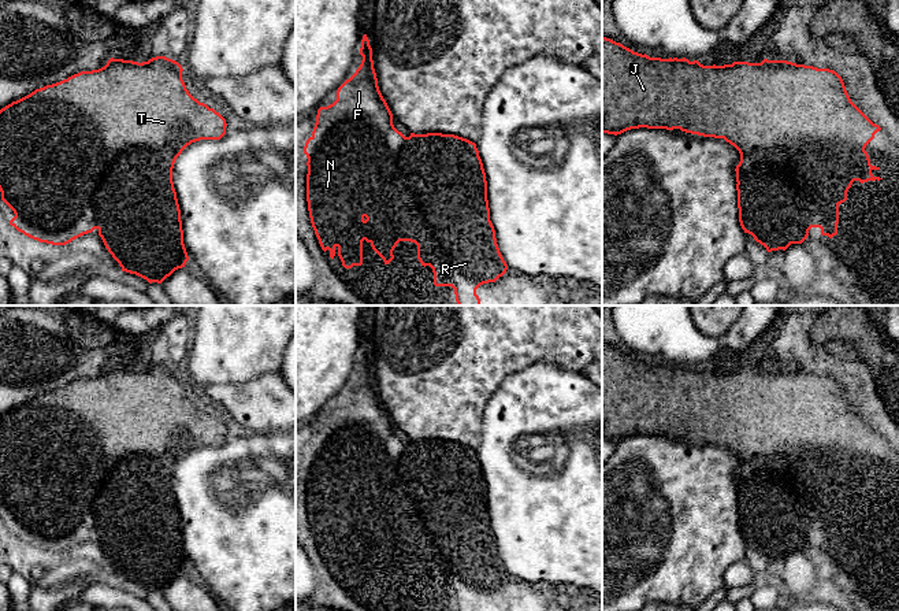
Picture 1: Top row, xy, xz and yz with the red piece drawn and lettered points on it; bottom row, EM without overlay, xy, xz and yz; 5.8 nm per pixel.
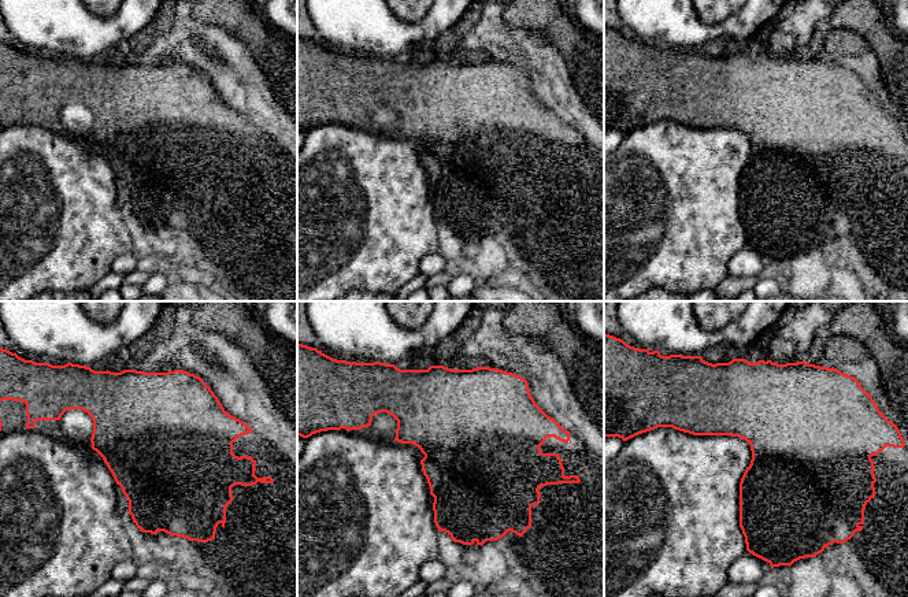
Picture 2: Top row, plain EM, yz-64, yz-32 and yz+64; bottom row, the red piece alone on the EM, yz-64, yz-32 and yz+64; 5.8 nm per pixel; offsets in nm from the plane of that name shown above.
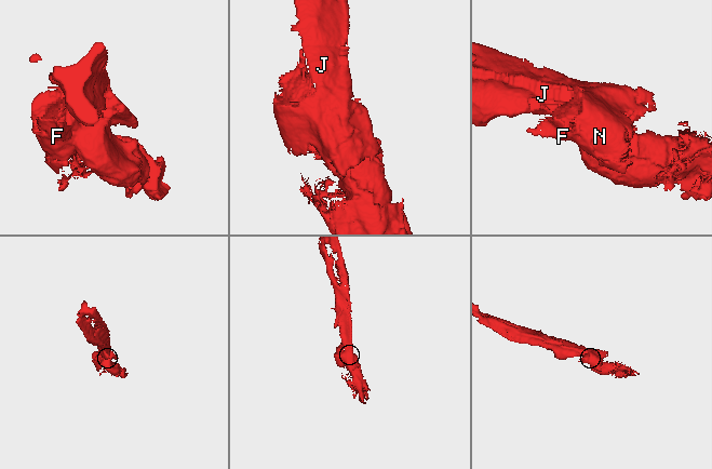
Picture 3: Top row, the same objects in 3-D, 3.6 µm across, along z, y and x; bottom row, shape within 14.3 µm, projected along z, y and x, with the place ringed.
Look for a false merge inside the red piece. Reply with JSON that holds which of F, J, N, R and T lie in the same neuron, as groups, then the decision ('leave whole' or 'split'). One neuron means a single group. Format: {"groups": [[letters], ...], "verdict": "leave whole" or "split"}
{"groups": [["F", "J", "N", "R", "T"]], "verdict": "leave whole"}

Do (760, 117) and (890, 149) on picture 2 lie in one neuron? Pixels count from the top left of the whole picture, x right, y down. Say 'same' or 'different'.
same

